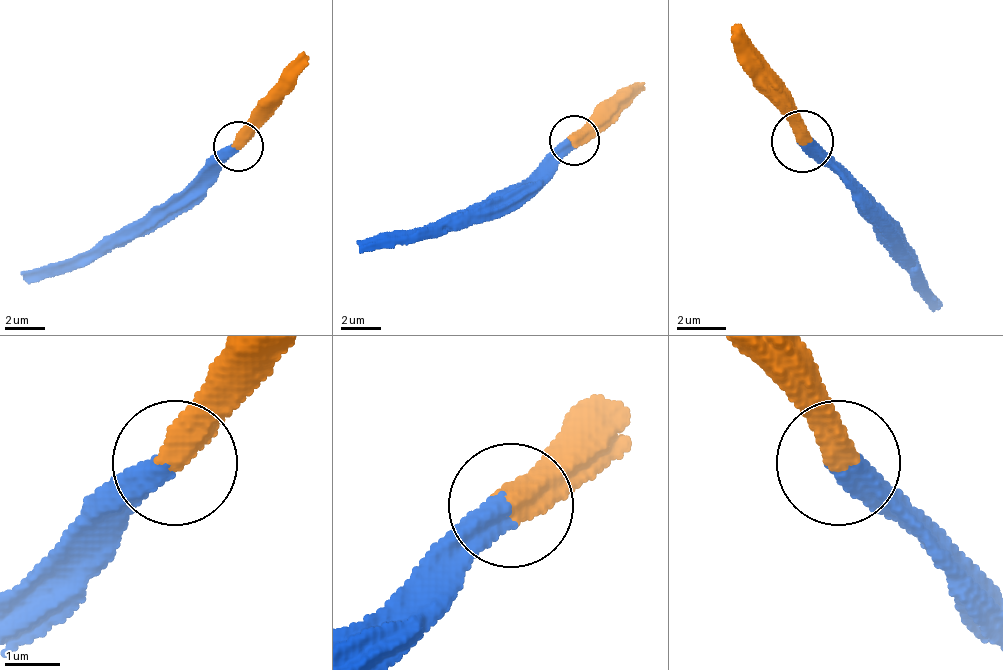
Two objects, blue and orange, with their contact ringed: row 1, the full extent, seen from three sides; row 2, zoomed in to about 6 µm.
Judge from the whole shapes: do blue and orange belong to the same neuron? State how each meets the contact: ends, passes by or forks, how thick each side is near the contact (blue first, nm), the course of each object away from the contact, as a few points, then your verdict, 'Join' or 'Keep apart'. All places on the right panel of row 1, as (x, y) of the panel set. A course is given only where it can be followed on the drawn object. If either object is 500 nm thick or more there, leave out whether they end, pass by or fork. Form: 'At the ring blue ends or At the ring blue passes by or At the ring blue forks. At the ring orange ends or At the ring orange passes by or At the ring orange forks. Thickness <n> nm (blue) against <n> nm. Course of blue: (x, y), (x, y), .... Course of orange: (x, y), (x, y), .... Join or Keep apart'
Thickness 480 nm (blue) against 550 nm. Course of blue: (807, 140), (863, 202), (943, 307). Course of orange: (801, 140), (801, 121), (733, 22). Join

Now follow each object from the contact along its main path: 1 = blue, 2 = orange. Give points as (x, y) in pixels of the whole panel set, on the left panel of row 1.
1: (240, 145), (225, 145), (175, 195), (24, 280)
2: (240, 145), (240, 130), (305, 50)

